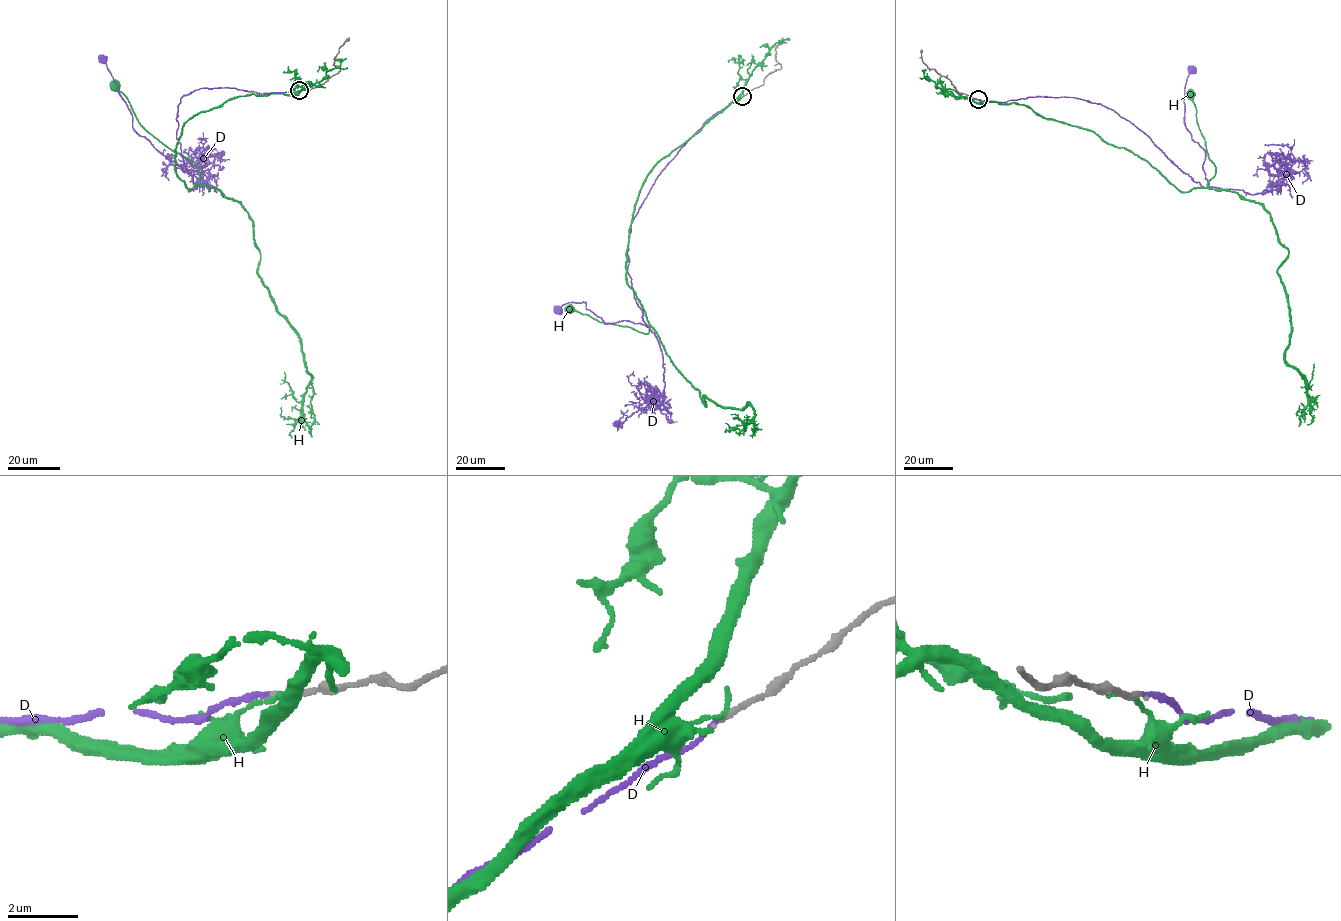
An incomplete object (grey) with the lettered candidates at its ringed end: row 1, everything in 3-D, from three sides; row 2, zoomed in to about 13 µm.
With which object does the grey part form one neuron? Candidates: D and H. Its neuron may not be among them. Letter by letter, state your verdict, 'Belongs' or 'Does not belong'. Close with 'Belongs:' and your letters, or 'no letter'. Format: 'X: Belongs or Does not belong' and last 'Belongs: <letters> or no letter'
D: Belongs
H: Does not belong
Belongs: D

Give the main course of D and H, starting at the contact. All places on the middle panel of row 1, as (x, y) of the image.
D: (742, 96), (690, 138), (632, 221), (627, 273), (647, 326), (606, 323), (585, 302), (557, 310)
H: (743, 96), (661, 159), (640, 191), (629, 226), (626, 283), (645, 311), (648, 332), (601, 323), (569, 309)

